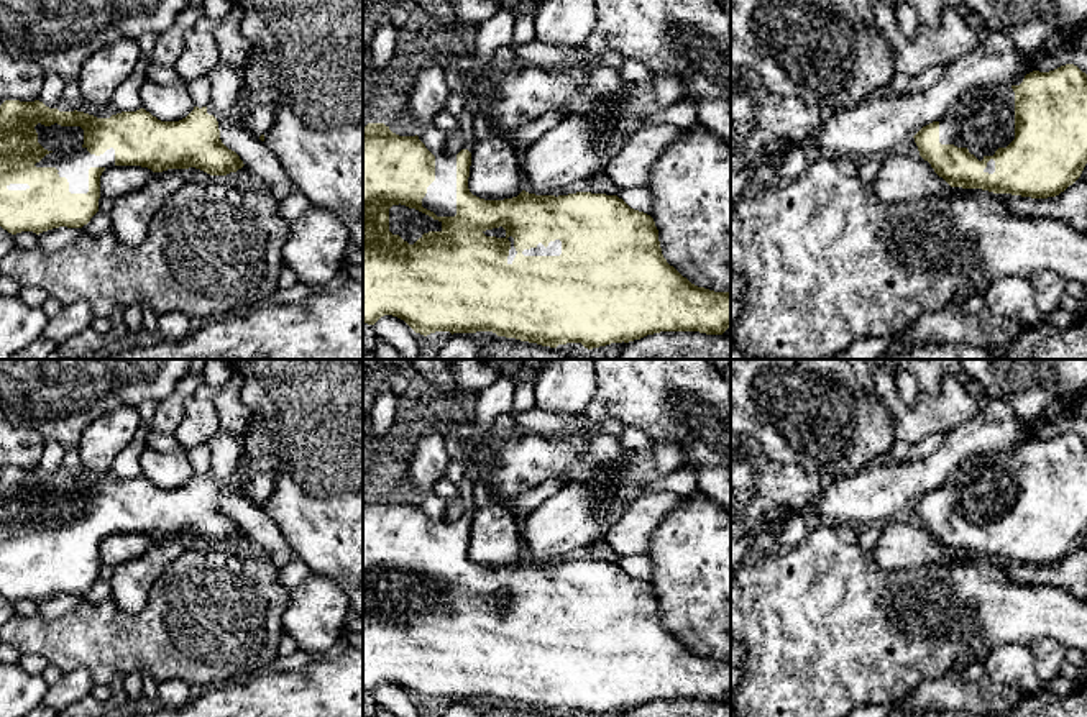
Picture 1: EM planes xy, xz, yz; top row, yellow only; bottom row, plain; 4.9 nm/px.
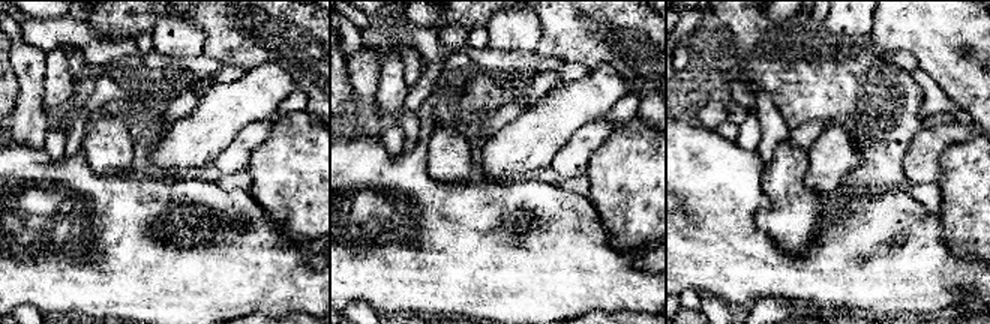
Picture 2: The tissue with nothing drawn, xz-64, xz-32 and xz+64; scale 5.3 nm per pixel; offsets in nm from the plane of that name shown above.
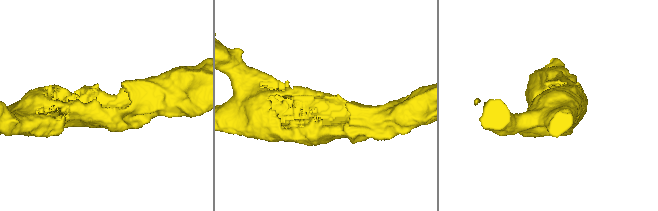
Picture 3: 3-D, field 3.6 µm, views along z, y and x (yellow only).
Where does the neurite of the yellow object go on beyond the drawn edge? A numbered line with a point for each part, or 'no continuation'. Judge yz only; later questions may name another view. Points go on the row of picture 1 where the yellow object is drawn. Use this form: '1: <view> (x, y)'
1: yz (982, 120)

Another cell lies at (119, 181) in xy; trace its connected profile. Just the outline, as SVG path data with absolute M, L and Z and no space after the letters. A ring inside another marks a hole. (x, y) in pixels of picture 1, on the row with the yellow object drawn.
M113 166L100 176L100 195L118 199L140 192L154 176L148 167L141 166Z

